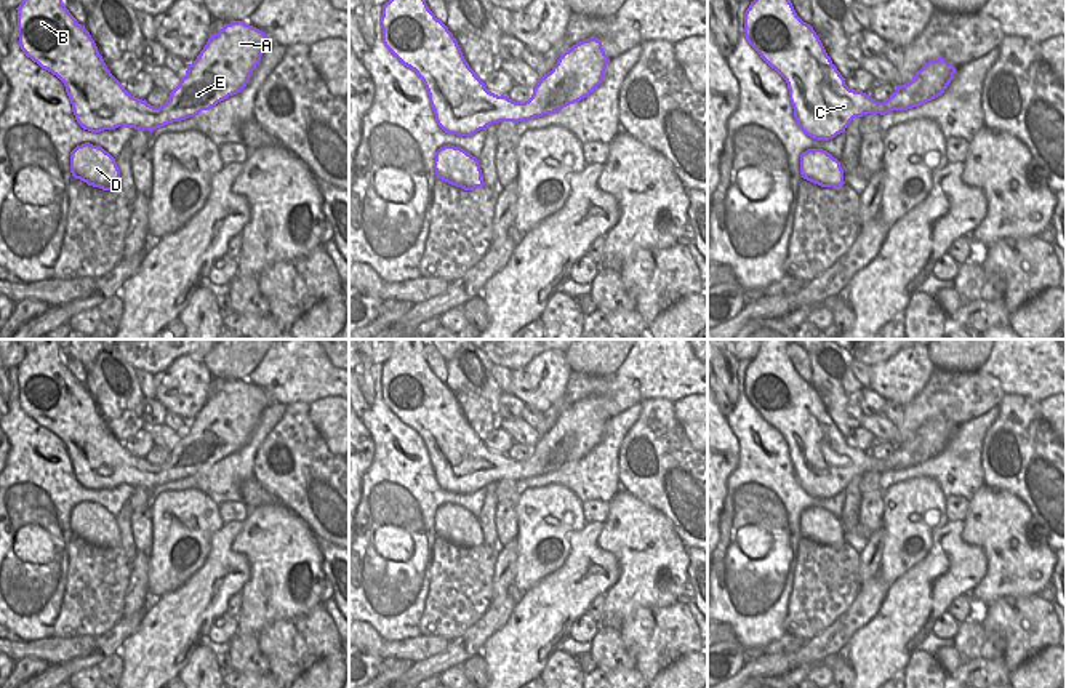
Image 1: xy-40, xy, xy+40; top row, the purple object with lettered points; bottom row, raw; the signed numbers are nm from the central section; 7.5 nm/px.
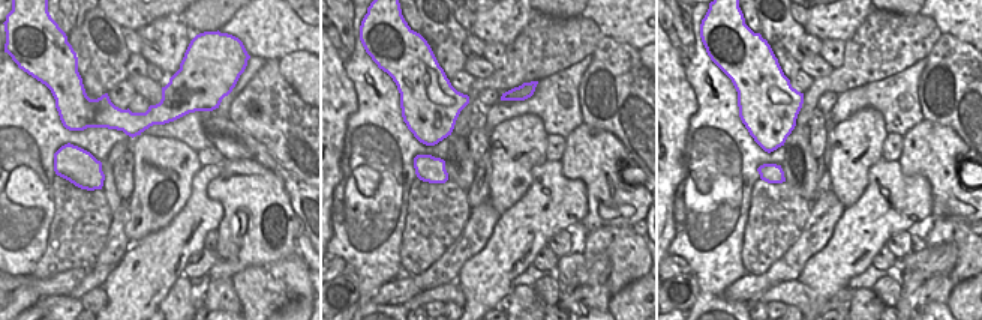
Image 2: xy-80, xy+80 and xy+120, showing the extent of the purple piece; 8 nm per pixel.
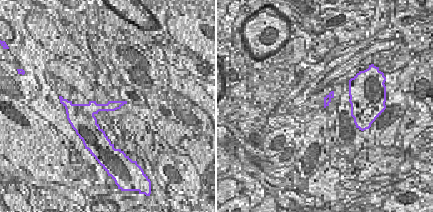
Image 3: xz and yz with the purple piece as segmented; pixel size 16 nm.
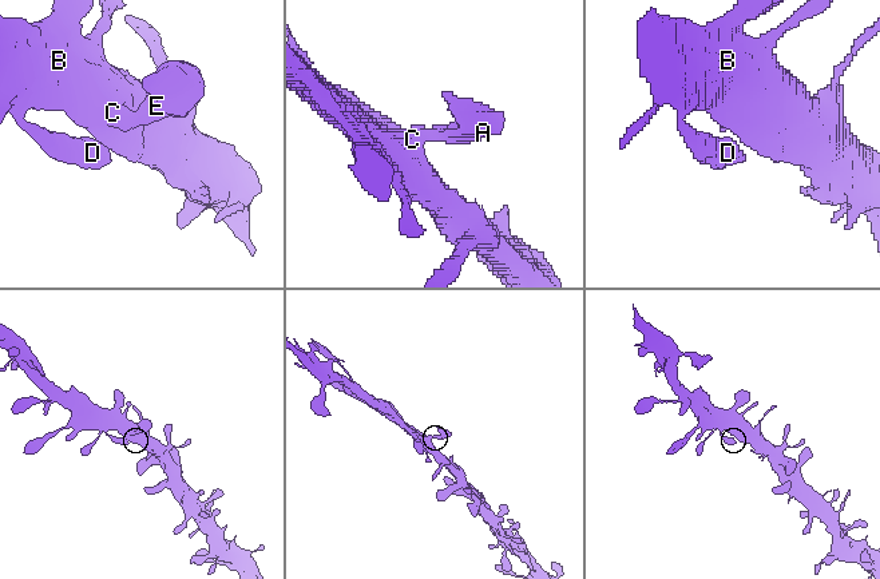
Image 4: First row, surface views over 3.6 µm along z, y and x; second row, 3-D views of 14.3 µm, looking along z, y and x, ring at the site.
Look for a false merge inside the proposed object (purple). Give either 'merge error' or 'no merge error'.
no merge error

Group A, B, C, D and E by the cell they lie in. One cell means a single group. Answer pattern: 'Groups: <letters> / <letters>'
Groups: A B C D E

